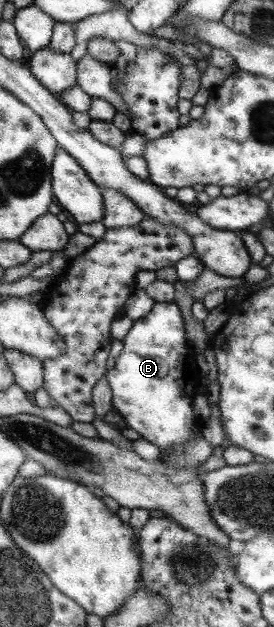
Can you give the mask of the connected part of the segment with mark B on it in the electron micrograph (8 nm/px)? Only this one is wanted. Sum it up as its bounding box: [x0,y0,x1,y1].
[104,303,205,452]

